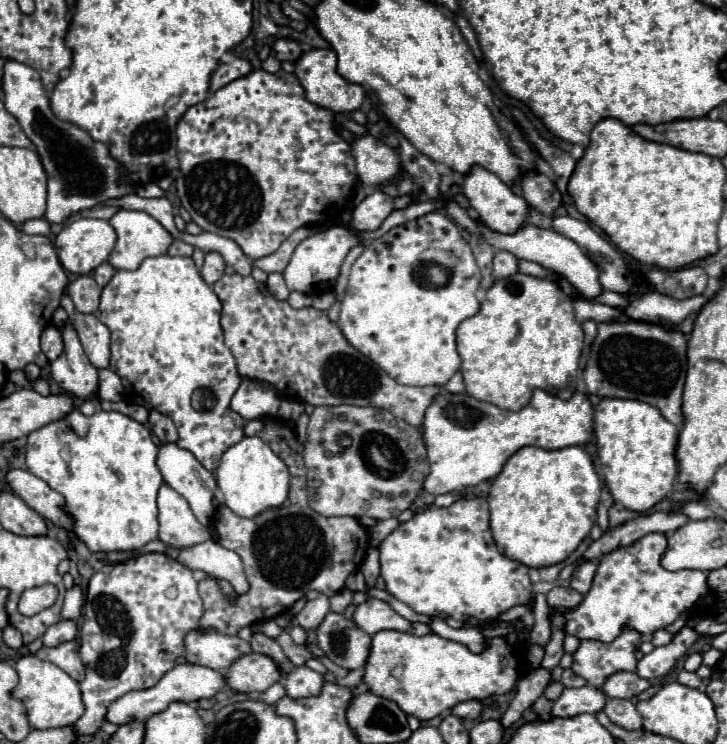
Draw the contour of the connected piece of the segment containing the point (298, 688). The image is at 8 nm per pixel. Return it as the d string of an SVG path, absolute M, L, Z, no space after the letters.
M302 665L286 675L284 685L286 685L288 697L292 697L292 699L312 697L312 695L320 695L322 685L324 685L324 677L312 669L308 669L306 665Z

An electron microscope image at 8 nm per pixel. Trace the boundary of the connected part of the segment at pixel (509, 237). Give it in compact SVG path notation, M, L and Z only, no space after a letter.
M478 221L478 227L484 235L484 239L496 249L496 251L510 251L512 255L516 255L518 259L526 259L526 261L534 261L534 263L540 263L542 267L550 269L550 271L556 271L560 275L564 275L572 287L584 295L586 299L596 299L604 289L598 281L598 267L596 263L590 261L590 257L568 237L552 231L552 229L540 229L532 223L522 223L520 229L516 233L498 233L498 231L492 231L486 223Z

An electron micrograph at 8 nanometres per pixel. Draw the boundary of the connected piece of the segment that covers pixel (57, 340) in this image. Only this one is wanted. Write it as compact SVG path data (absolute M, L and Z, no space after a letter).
M48 325L42 333L42 351L48 357L48 361L54 361L64 351L64 339L54 325Z

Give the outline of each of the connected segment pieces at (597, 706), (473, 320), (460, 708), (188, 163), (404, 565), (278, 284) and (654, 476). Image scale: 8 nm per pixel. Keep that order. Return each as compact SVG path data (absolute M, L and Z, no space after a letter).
M584 685L580 689L564 689L560 699L554 701L554 717L574 717L580 713L598 713L604 709L608 697L602 689Z
M524 273L496 281L486 291L478 315L464 319L456 329L466 393L508 411L520 411L534 389L570 399L576 391L582 347L584 331L574 319L570 297L556 283Z
M464 701L464 703L458 703L456 707L452 707L452 713L460 719L478 719L482 713L482 705L480 705L480 701Z
M254 69L246 77L240 77L232 83L224 85L222 89L214 91L206 101L188 107L188 111L178 121L176 135L178 135L178 161L180 161L180 175L176 179L176 191L178 191L182 205L186 207L186 211L190 213L190 217L196 225L200 225L204 231L210 231L210 233L216 233L220 237L228 237L228 239L236 241L240 245L240 249L250 259L260 259L260 257L274 253L282 245L282 241L286 241L298 227L316 223L318 215L324 213L324 209L328 207L328 201L332 197L340 197L340 195L346 197L356 185L356 163L352 157L350 143L346 143L338 133L336 115L306 99L304 89L302 89L302 85L294 73L286 73L286 71L268 73L264 69Z
M484 497L458 499L450 507L430 507L422 513L416 513L410 521L400 523L378 547L380 551L380 569L386 589L396 599L410 605L416 613L424 615L442 615L466 621L474 617L476 621L488 621L498 617L516 605L528 605L532 599L532 581L528 577L528 567L516 563L496 549L488 527L488 501Z
M270 273L270 275L268 275L268 281L266 281L266 287L268 287L268 291L270 291L276 299L288 299L288 295L290 295L290 291L288 291L288 287L286 287L286 283L284 283L282 273Z
M602 399L594 407L593 436L596 446L596 471L606 483L616 503L622 503L630 511L644 513L652 509L658 501L662 501L666 493L672 491L672 485L678 475L678 465L674 457L678 443L678 427L672 425L668 419L664 419L660 411L656 411L656 407L632 399Z

